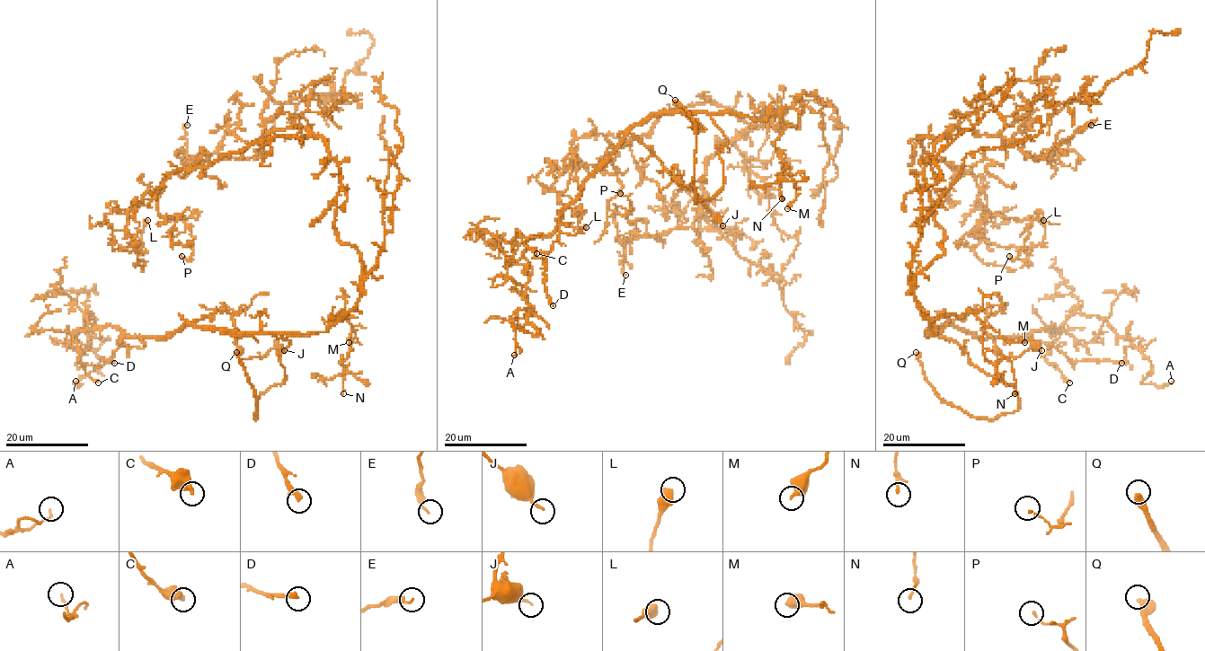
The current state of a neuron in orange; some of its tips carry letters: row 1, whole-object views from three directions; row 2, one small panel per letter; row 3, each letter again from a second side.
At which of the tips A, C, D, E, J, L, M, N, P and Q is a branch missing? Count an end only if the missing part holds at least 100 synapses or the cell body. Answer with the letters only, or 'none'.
Q

